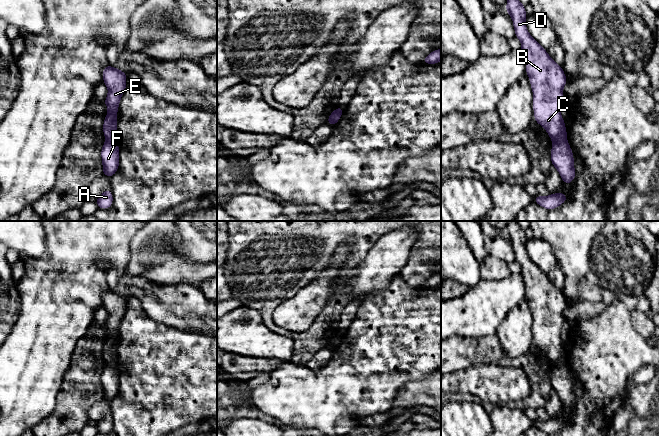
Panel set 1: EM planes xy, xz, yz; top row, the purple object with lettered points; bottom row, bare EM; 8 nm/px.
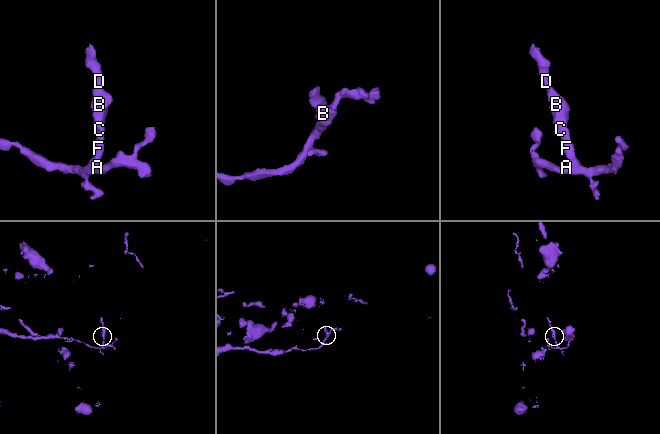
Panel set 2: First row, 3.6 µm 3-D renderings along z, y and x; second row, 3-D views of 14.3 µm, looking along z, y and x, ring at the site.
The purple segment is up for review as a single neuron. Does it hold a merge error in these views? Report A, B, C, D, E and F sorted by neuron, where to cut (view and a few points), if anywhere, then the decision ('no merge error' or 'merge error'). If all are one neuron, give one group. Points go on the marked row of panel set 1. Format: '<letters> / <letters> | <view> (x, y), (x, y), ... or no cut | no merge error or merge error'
A F / B C D E | yz (566, 140), (553, 143) | merge error

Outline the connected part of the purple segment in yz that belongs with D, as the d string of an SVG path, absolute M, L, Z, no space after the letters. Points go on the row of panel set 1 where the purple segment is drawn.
M508 0L506 12L513 20L515 37L521 41L526 74L534 96L534 120L547 131L553 143L567 141L566 126L561 116L563 88L568 82L563 68L527 31L527 13L519 0Z

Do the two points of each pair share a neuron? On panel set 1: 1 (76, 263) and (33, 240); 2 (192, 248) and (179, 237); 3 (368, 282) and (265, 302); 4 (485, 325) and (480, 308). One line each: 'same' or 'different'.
1: different
2: same
3: different
4: same

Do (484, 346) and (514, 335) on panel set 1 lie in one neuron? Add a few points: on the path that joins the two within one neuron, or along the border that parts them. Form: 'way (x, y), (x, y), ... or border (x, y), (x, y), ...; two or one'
border (496, 334), (501, 348), (513, 359); two

